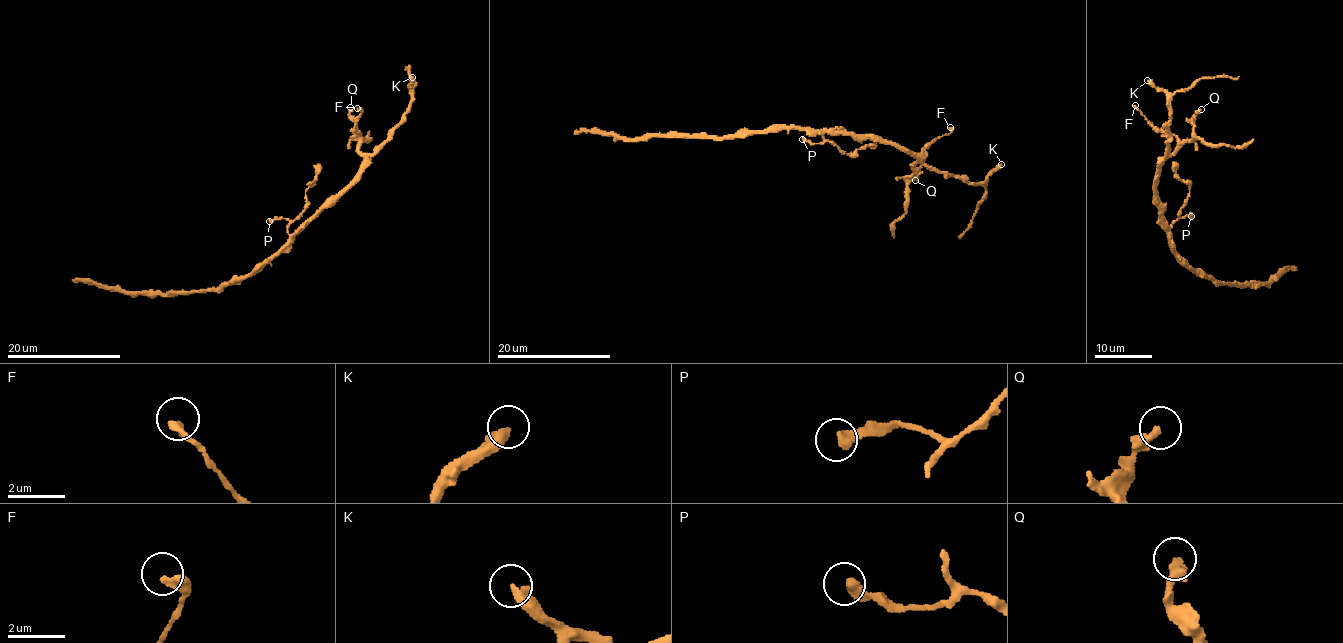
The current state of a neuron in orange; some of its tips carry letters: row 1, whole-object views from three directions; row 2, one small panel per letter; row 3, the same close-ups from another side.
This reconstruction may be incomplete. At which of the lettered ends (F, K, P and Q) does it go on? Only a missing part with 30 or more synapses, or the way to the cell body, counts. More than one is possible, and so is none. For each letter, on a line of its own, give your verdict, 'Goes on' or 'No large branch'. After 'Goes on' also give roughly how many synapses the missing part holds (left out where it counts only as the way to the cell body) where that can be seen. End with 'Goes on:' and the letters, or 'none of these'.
F: No large branch
K: Goes on. Roughly 45 synapses
P: No large branch
Q: No large branch
Goes on: K

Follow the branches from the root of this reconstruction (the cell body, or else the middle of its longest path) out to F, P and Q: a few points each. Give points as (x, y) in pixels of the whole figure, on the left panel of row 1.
F: (291, 238), (360, 169), (364, 161), (359, 150), (362, 137), (354, 131), (361, 112), (357, 108)
P: (291, 238), (287, 229), (290, 220), (277, 218), (269, 221)
Q: (291, 238), (351, 182), (364, 161), (350, 107)

